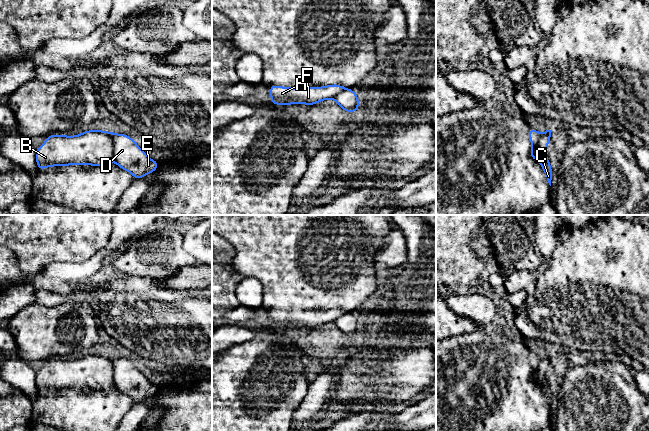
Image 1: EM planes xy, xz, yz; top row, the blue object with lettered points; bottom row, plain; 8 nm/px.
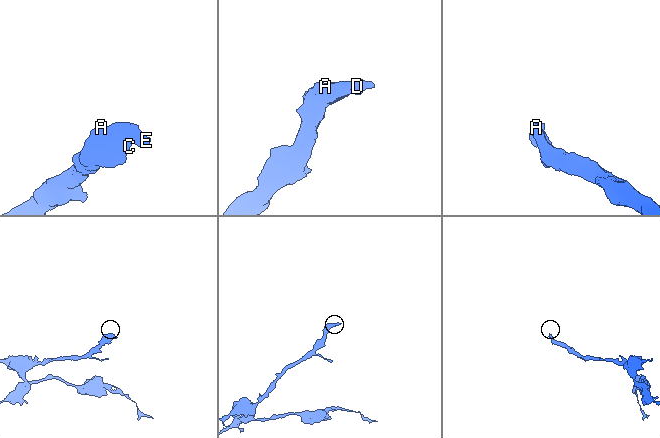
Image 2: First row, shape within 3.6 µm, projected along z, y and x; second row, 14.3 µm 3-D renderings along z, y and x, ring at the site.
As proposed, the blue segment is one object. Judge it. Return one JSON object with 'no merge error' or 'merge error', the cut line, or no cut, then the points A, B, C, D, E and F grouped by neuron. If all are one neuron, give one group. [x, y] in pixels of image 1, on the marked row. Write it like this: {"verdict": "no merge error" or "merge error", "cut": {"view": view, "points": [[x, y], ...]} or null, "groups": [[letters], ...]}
{"verdict": "merge error", "cut": {"view": "xy", "points": [[116, 134], [113, 140], [113, 161]]}, "groups": [["A", "B", "C", "F"], ["D", "E"]]}

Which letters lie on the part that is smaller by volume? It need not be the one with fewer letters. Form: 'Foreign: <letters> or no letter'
Foreign: D, E

